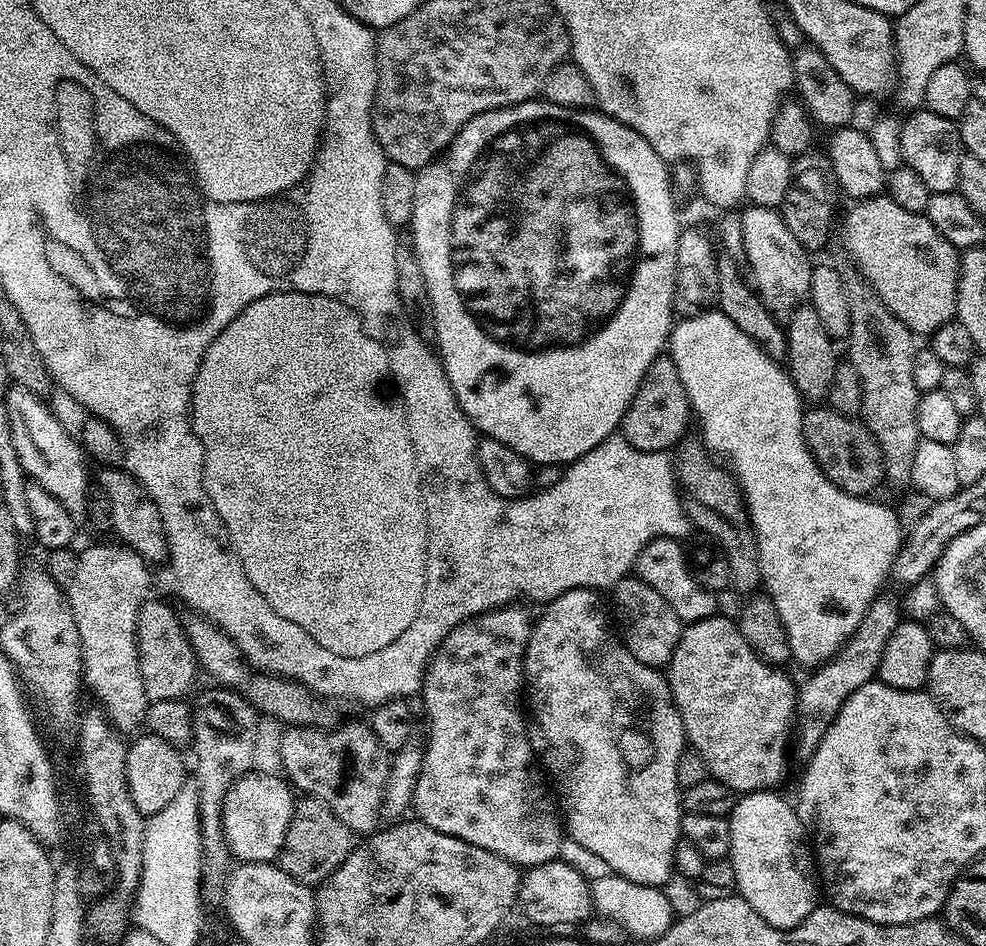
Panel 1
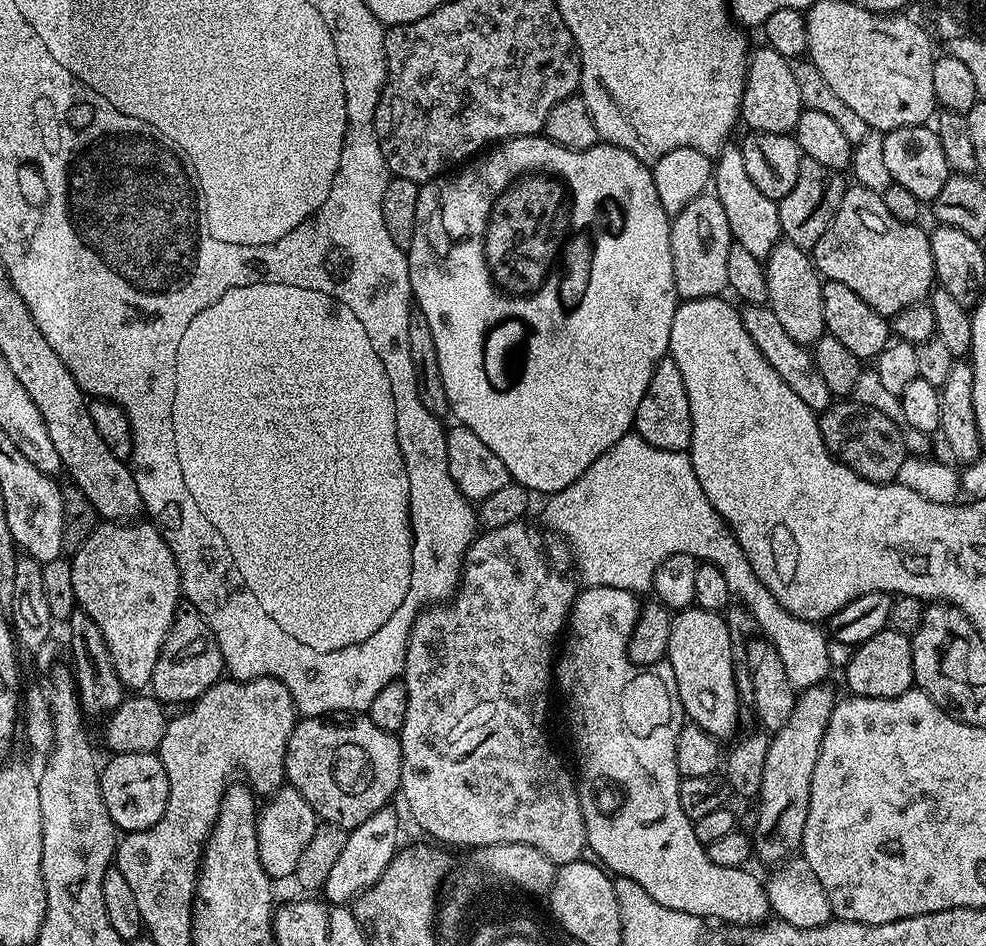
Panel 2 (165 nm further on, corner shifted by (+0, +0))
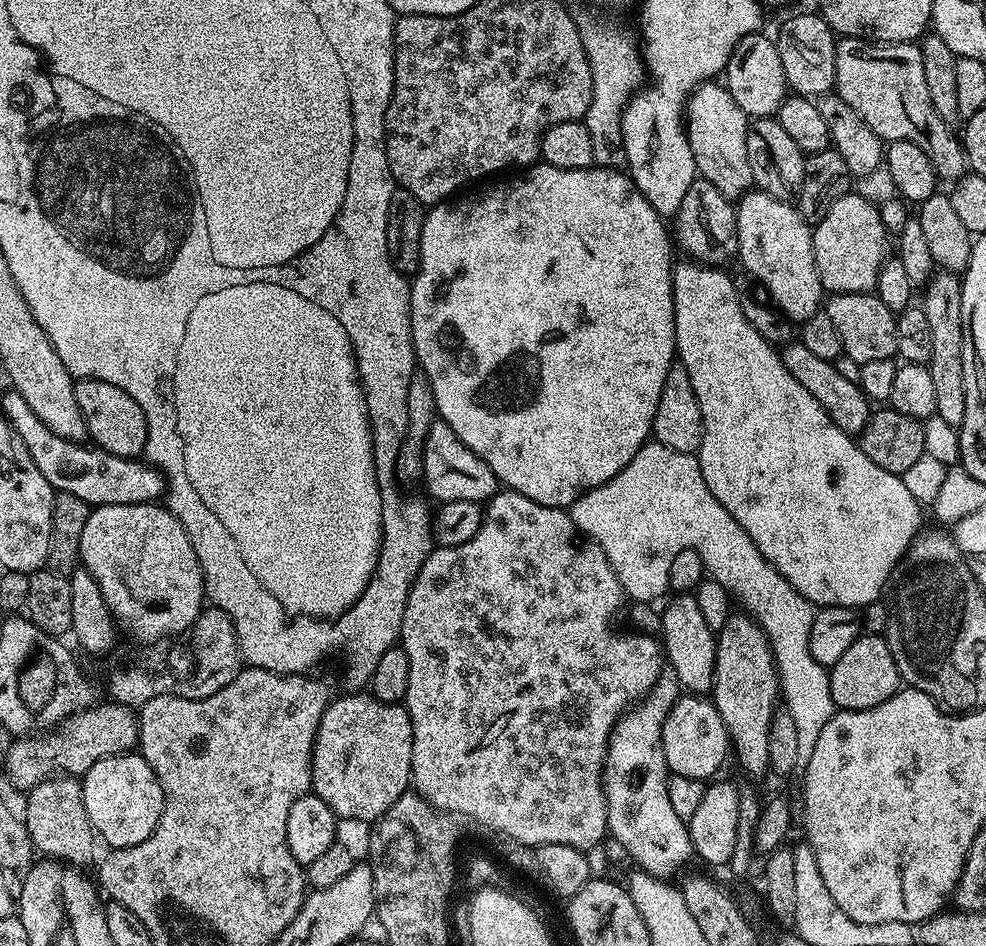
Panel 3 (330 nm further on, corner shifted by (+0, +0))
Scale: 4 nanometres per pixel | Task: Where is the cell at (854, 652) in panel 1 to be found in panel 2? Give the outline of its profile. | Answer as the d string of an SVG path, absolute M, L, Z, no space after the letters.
M825 682L803 689L796 697L794 710L791 711L786 726L771 733L758 797L759 803L761 802L760 813L756 816L756 832L751 833L755 859L760 859L764 864L783 865L801 851L800 843L806 830L806 814L810 814L810 782L814 778L814 766L818 766L818 750L822 750L822 738L826 734L830 714L834 714L834 706L838 702L838 695L836 696L830 685L831 683Z

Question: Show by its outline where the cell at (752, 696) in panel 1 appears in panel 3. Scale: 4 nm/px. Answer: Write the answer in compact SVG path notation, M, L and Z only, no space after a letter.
M676 594L671 598L673 600L660 612L659 635L662 637L662 651L667 663L680 679L680 687L685 693L711 693L717 633L710 626L706 626L706 618L702 618L702 610L698 610L695 595Z

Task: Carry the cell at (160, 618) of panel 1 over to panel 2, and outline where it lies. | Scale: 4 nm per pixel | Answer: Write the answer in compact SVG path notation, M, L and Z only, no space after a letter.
M191 606L177 611L176 621L170 626L162 642L158 662L154 662L154 674L150 685L151 695L165 705L184 706L198 699L206 690L210 690L210 686L220 681L225 672L222 650L210 626L206 626L206 618L202 618L202 614L198 614Z

